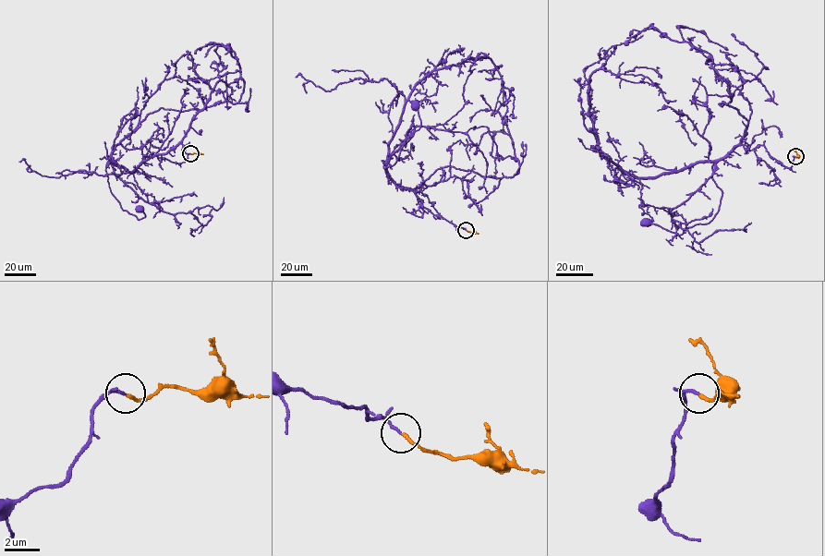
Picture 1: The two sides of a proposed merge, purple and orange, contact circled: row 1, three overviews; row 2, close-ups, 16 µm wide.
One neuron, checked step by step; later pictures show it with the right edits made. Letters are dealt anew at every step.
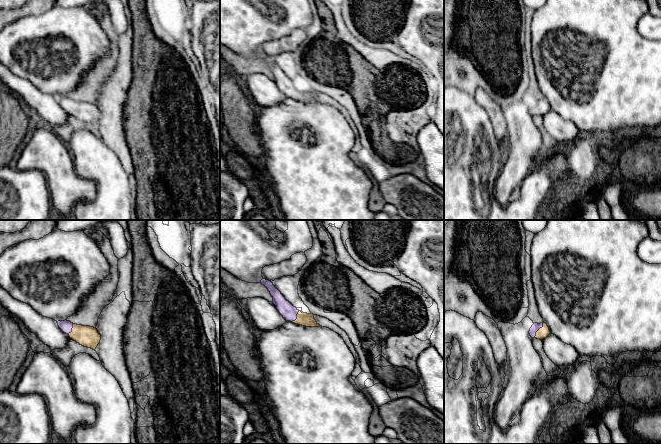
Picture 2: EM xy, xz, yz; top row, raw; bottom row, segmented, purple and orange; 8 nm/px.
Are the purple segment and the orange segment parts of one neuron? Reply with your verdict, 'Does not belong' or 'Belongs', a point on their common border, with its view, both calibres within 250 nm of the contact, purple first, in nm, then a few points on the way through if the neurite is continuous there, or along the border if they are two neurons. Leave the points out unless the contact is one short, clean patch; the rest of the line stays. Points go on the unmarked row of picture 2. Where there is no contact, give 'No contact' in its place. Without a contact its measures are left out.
Belongs. Touches purple at yz (538, 105). Thickness 70 nm (purple) against 90 nm. Path across: yz (535, 103), (538, 105), (542, 109)

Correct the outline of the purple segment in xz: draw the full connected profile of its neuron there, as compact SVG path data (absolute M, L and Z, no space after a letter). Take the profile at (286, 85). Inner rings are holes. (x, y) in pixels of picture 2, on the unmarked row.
M262 55L261 60L268 65L273 73L273 80L286 97L306 103L320 103L320 101L314 95L313 90L302 89L299 87L285 75L285 73L271 57Z

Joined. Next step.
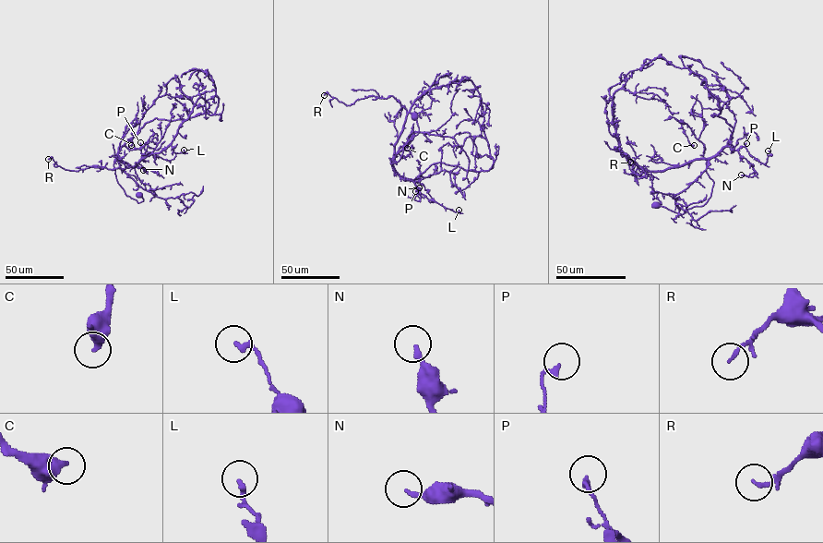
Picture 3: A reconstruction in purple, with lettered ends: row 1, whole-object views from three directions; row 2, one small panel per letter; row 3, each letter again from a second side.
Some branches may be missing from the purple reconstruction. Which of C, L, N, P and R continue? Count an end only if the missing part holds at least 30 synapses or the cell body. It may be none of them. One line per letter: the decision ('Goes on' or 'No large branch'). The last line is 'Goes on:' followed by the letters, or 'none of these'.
C: No large branch
L: No large branch
N: No large branch
P: No large branch
R: No large branch
Goes on: none of these

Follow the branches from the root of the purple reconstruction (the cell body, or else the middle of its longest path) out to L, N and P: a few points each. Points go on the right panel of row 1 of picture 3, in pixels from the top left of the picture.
L: (656, 204), (679, 214), (702, 206), (713, 185), (706, 162), (726, 147), (745, 146), (763, 163), (768, 150)
N: (656, 204), (679, 214), (702, 206), (713, 185), (706, 162), (726, 147), (737, 150), (757, 173), (741, 174)
P: (656, 204), (679, 214), (702, 206), (713, 185), (706, 170), (706, 162), (726, 147), (732, 151), (746, 143)

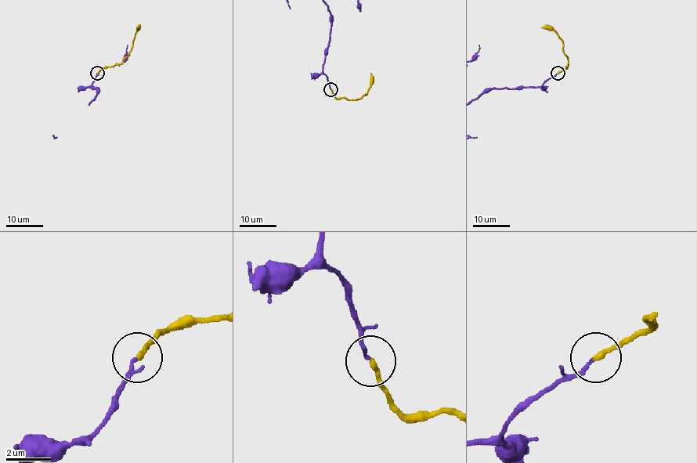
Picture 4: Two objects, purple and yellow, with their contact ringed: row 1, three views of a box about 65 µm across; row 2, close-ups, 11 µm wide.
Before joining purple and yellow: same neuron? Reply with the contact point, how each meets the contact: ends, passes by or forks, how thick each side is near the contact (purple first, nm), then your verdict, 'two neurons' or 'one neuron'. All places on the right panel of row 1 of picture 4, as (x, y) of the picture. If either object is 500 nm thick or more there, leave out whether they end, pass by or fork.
at (557, 73); purple ends there; yellow ends there; 140 nm thick on the purple side, 220 nm on the other; one neuron

